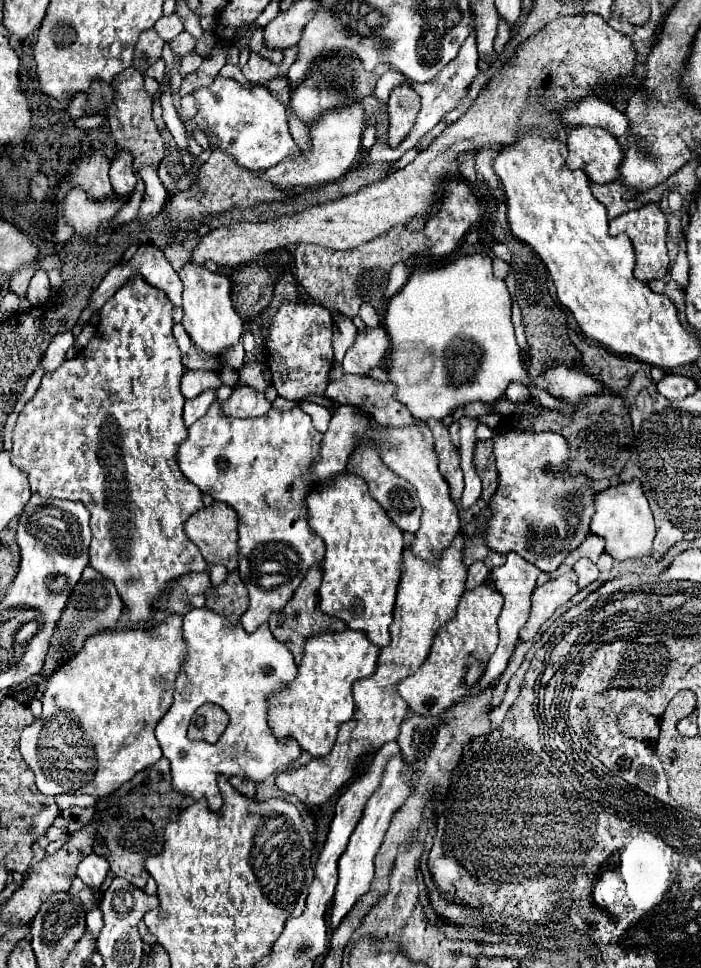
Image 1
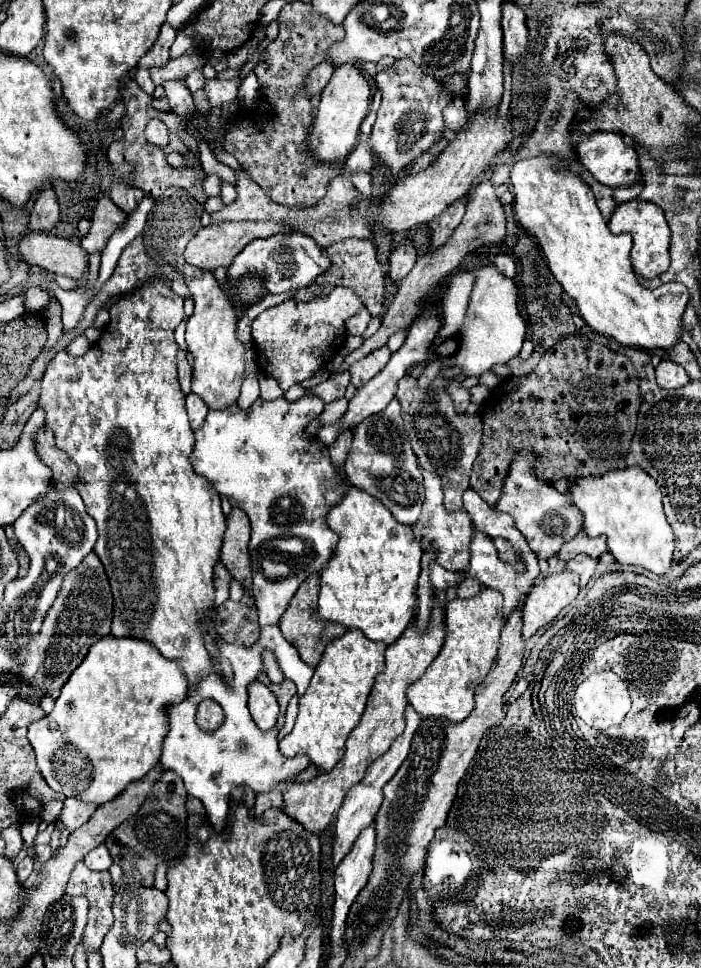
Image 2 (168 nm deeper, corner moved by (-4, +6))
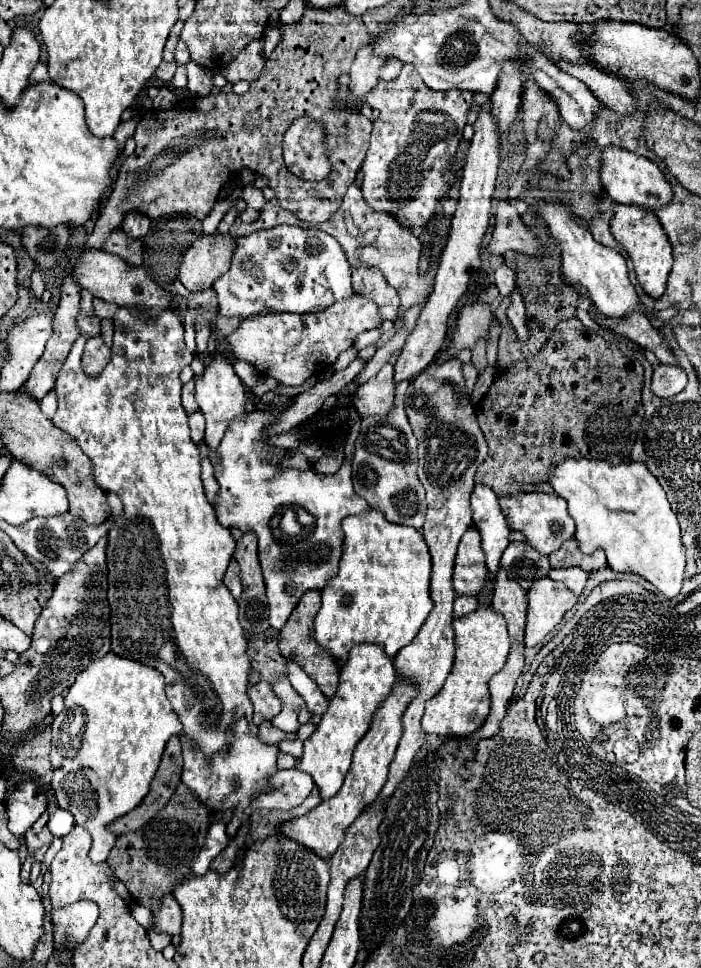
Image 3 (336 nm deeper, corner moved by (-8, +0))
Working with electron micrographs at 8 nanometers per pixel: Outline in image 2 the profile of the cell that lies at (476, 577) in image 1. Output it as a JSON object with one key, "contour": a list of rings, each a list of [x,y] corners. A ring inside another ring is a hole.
{"contour":[[[464,579],[464,581],[458,585],[458,589],[456,589],[456,597],[460,597],[460,599],[470,599],[470,597],[474,597],[478,591],[480,591],[480,583],[478,583],[476,579]]]}

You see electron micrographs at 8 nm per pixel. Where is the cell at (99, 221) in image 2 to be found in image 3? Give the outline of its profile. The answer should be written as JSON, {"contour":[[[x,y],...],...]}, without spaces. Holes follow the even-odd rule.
{"contour":[[[122,229],[112,231],[102,249],[124,259],[130,265],[142,265],[142,241],[130,239]]]}

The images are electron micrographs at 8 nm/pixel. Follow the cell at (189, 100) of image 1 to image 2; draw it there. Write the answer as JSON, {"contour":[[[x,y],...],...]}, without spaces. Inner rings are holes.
{"contour":[[[240,77],[230,79],[230,81],[218,81],[218,79],[210,79],[204,85],[204,91],[208,93],[208,101],[212,107],[218,107],[222,103],[228,103],[232,99],[238,97],[238,83]]]}

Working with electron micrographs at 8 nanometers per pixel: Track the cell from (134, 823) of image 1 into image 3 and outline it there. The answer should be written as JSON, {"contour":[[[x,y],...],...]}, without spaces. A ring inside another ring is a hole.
{"contour":[[[184,783],[178,785],[170,799],[172,801],[168,801],[168,805],[160,809],[158,815],[144,827],[120,835],[108,855],[108,865],[112,867],[114,875],[128,887],[132,899],[148,909],[156,909],[162,895],[172,893],[172,889],[186,875],[192,875],[188,867],[196,857],[196,851],[200,851],[204,845],[204,835],[208,831],[210,813],[204,809],[204,805],[198,803],[198,799]]]}

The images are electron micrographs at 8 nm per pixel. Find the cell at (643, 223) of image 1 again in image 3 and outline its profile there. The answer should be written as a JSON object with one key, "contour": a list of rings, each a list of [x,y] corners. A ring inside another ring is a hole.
{"contour":[[[618,205],[618,211],[614,213],[614,217],[610,221],[610,231],[612,231],[614,239],[630,255],[636,277],[638,277],[640,285],[644,287],[644,291],[650,297],[660,297],[666,289],[666,277],[672,269],[672,247],[670,247],[666,231],[662,229],[656,213],[650,209],[636,207],[636,205]]]}

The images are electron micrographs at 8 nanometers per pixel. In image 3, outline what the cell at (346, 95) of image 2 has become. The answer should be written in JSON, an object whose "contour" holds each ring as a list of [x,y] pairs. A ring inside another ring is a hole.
{"contour":[[[366,45],[364,49],[360,49],[356,53],[356,59],[350,69],[350,85],[348,85],[354,101],[362,99],[370,89],[376,87],[376,83],[380,79],[378,73],[384,63],[386,63],[386,59],[372,55],[372,45]]]}

